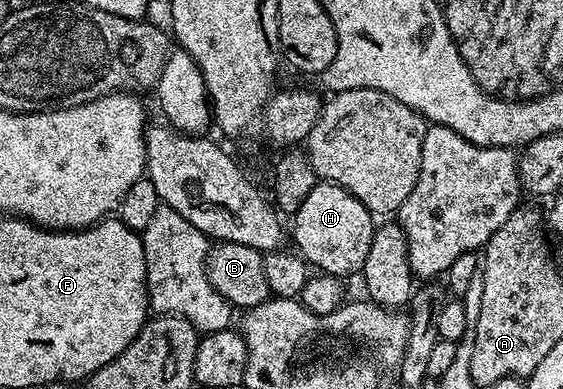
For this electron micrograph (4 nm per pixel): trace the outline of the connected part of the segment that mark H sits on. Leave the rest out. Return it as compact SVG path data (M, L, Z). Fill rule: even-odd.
M319 182L311 190L311 194L307 194L303 206L292 213L291 220L291 240L297 243L296 251L318 273L342 278L356 277L360 273L363 262L367 262L367 250L371 250L375 217L346 188L338 184Z

